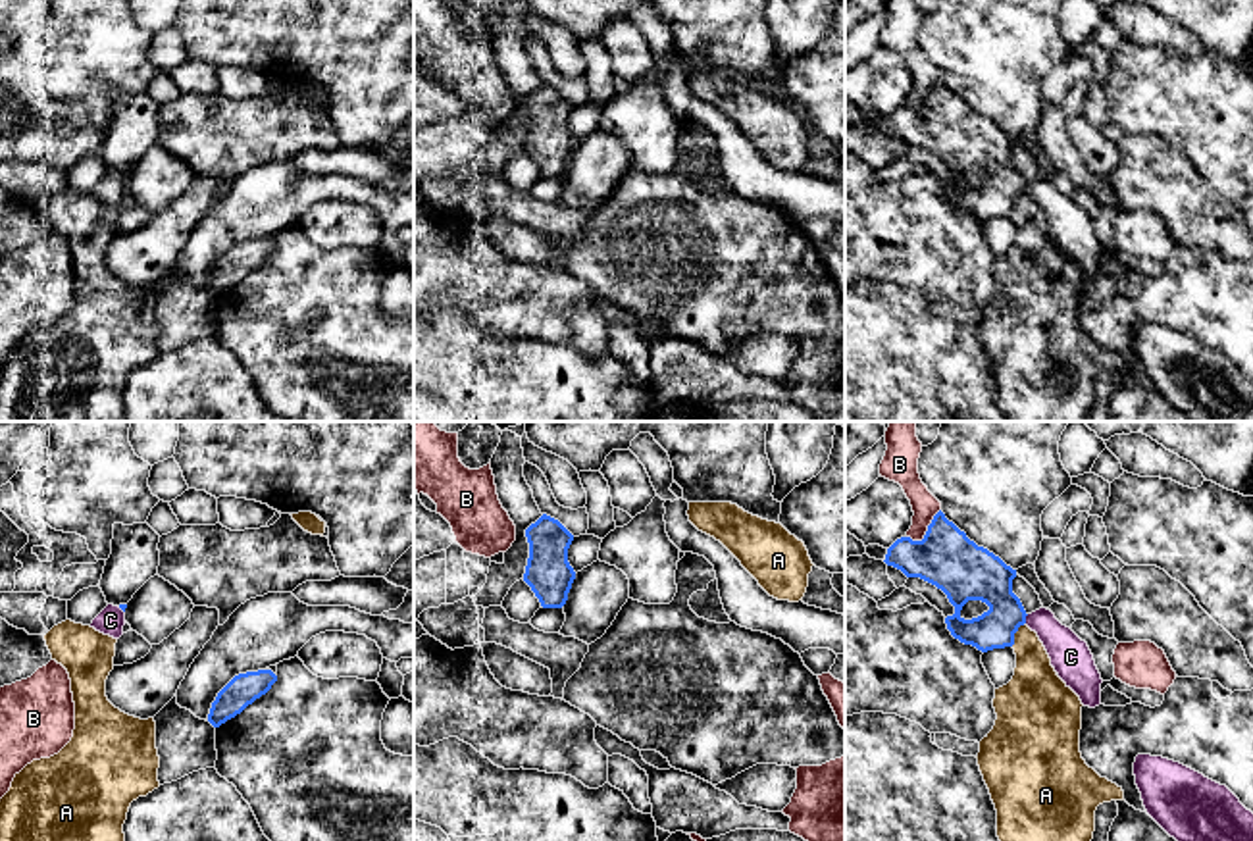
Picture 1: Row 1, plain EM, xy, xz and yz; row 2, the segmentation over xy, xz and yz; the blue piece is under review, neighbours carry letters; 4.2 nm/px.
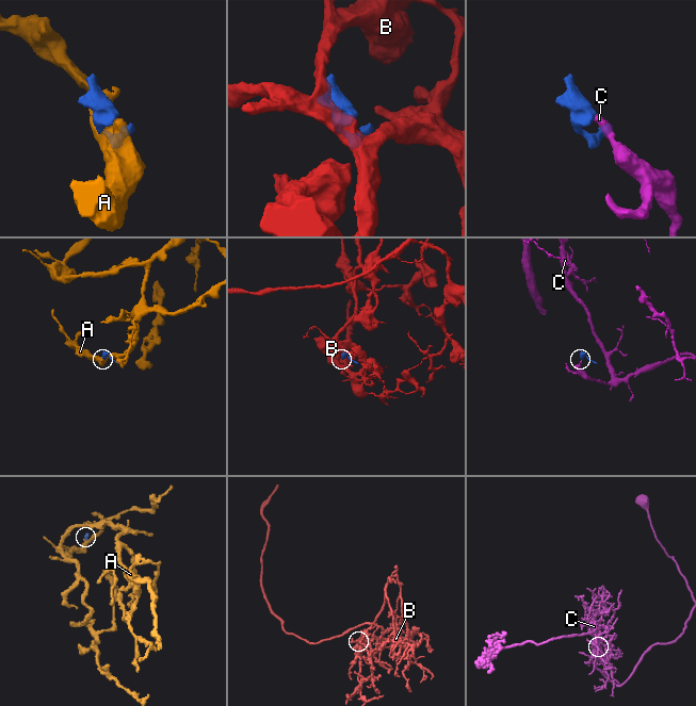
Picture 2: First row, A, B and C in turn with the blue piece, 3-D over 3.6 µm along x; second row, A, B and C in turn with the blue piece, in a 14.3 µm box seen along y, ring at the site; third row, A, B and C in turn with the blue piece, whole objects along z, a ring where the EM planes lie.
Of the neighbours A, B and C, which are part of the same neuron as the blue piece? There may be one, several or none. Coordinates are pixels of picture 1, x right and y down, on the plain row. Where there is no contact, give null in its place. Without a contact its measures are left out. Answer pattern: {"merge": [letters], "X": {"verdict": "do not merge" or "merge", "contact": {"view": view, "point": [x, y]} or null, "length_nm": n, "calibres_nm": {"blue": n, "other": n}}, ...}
{"merge": [], "A": {"verdict": "do not merge", "contact": {"view": "yz", "point": [1015, 201]}, "length_nm": 120, "calibres_nm": {"blue": 190, "other": 200}}, "B": {"verdict": "do not merge", "contact": {"view": "yz", "point": [926, 101]}, "length_nm": 190, "calibres_nm": {"blue": 240, "other": 110}}, "C": {"verdict": "do not merge", "contact": {"view": "yz", "point": [1024, 187]}, "length_nm": 40, "calibres_nm": {"blue": 200, "other": 170}}}

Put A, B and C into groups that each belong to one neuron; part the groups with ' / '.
A / B / C

